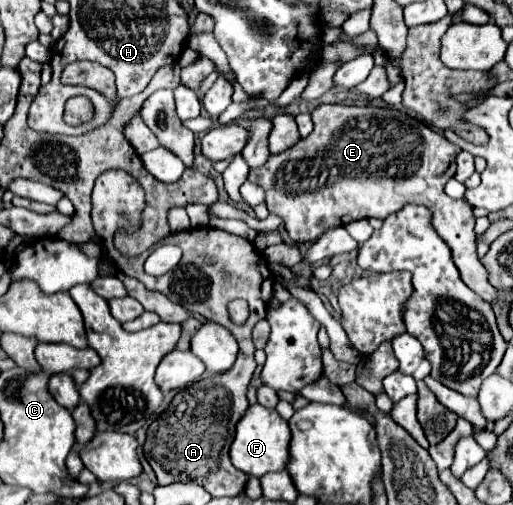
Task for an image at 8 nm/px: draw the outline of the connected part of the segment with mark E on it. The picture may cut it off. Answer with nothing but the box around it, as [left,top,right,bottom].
[248,104,496,302]

